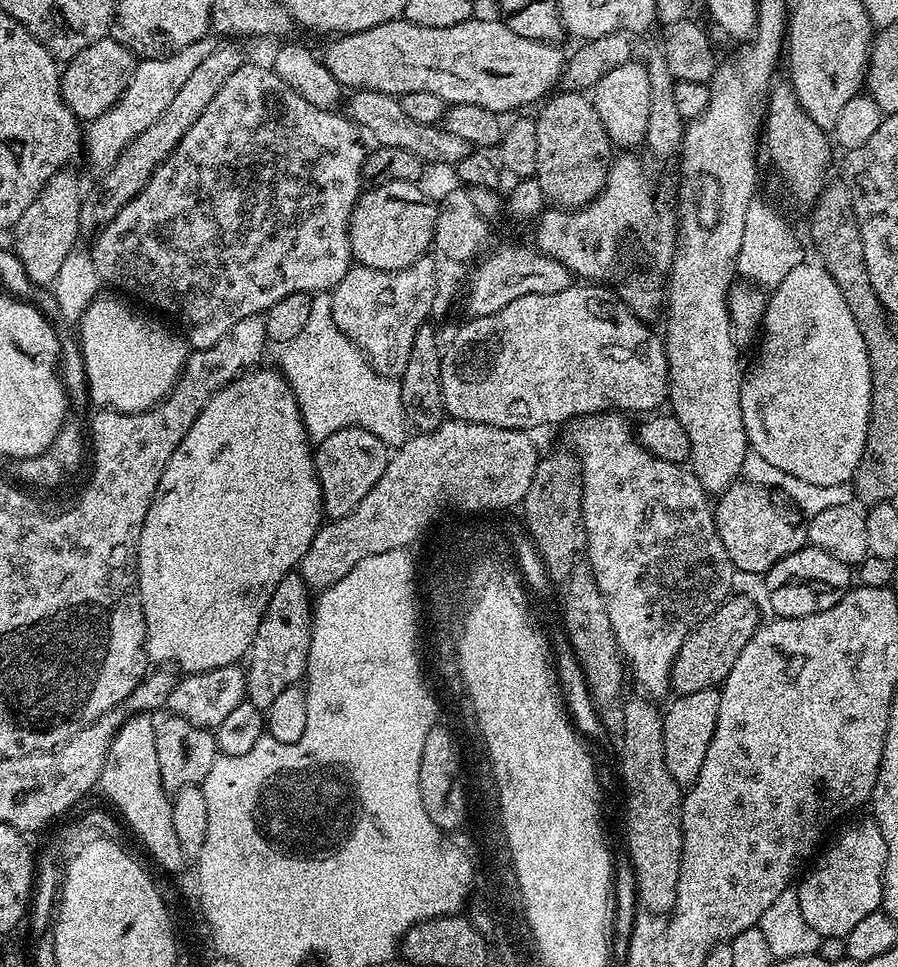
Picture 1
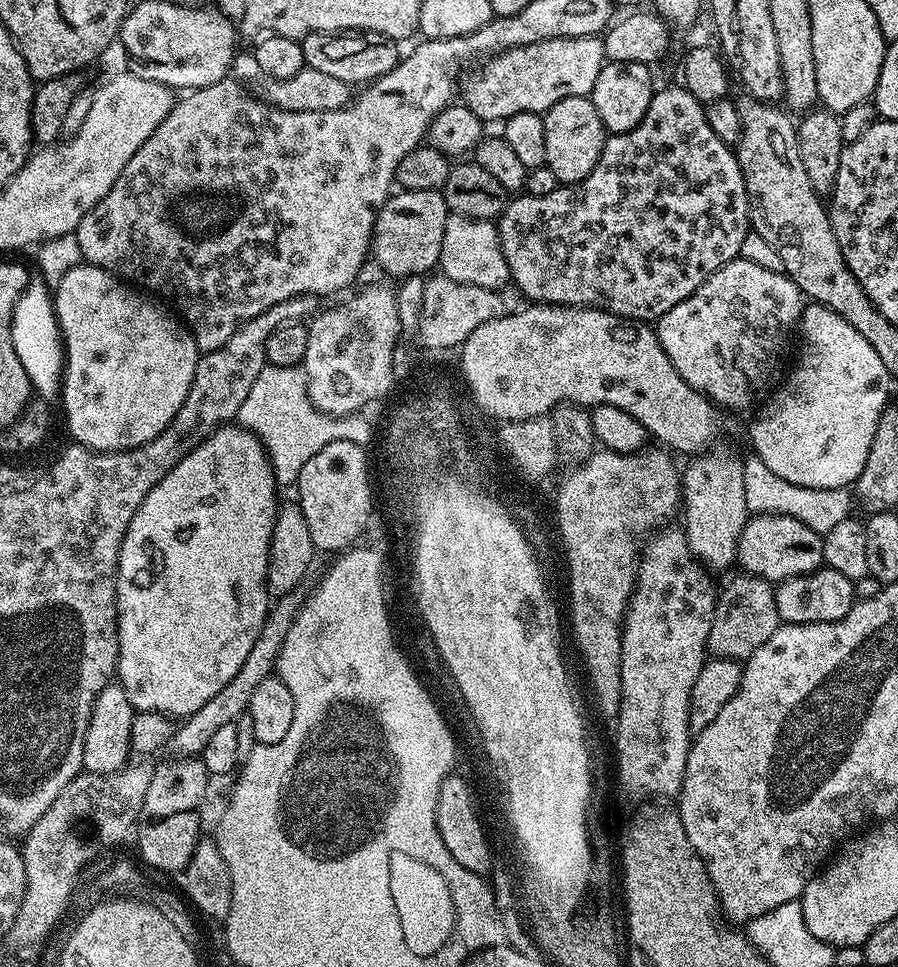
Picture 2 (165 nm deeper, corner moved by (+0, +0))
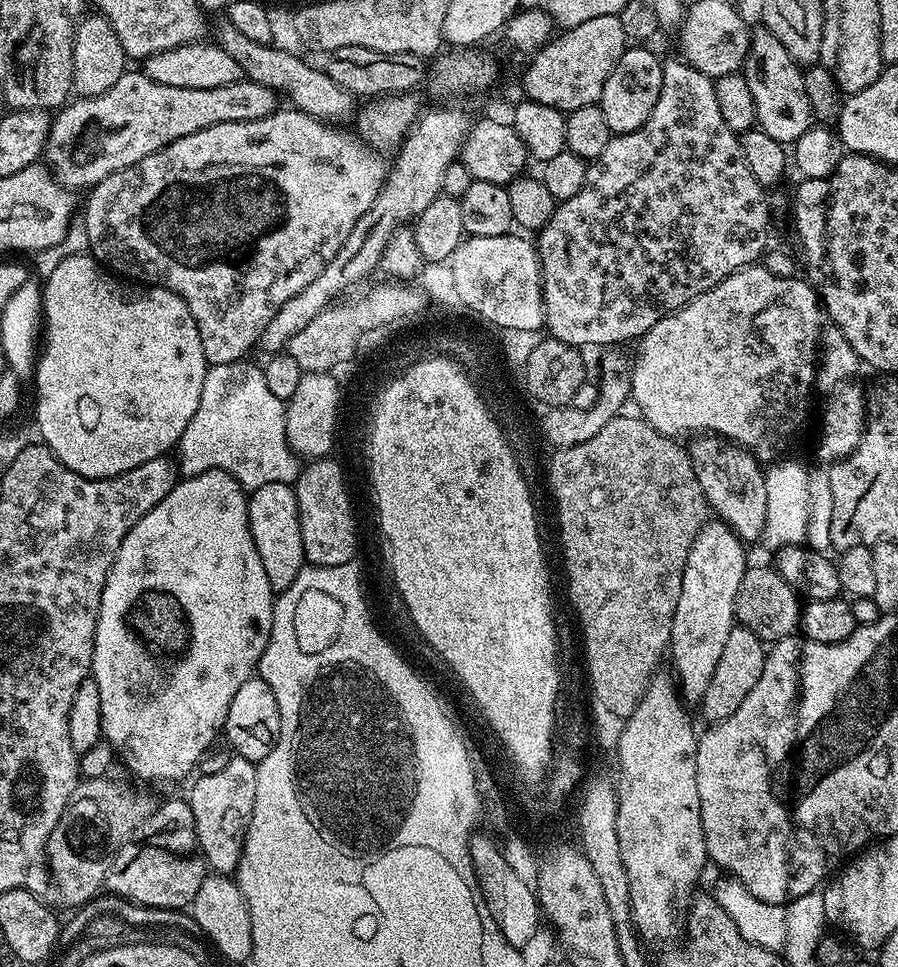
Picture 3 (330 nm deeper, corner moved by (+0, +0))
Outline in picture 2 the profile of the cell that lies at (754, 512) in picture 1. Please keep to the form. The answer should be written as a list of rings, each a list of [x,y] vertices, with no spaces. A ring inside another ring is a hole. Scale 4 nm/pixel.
[[[757,512],[749,515],[746,526],[738,538],[738,550],[736,551],[736,564],[747,575],[760,576],[769,582],[789,580],[802,574],[810,574],[814,570],[825,567],[824,562],[824,538],[821,533],[810,530],[806,522],[798,522],[793,516],[778,516],[775,512]]]

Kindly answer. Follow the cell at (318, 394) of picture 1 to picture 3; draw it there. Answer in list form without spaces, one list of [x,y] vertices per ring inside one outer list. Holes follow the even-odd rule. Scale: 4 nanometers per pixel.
[[[234,363],[209,367],[198,410],[178,445],[179,475],[187,478],[217,468],[230,474],[245,490],[270,482],[295,485],[302,464],[286,438],[285,401],[266,390],[266,378],[259,367],[240,367],[244,366]]]

